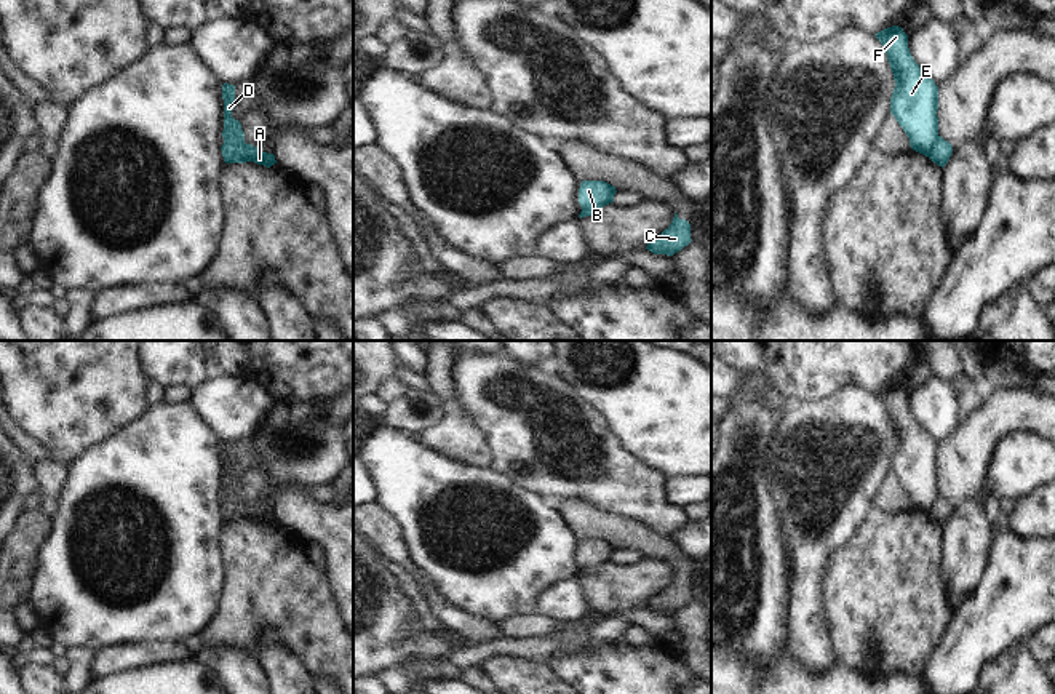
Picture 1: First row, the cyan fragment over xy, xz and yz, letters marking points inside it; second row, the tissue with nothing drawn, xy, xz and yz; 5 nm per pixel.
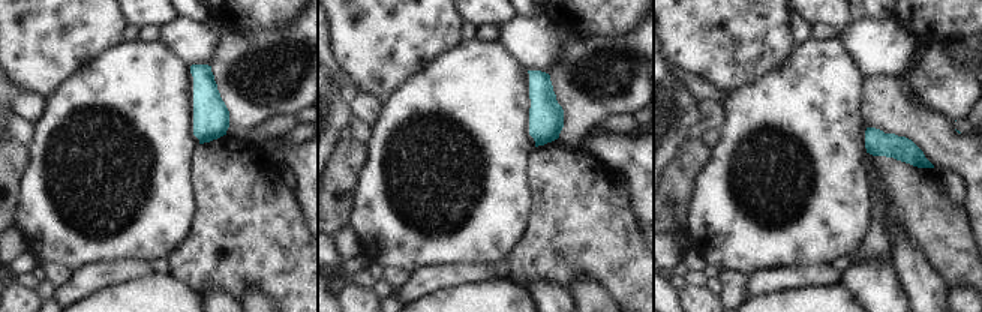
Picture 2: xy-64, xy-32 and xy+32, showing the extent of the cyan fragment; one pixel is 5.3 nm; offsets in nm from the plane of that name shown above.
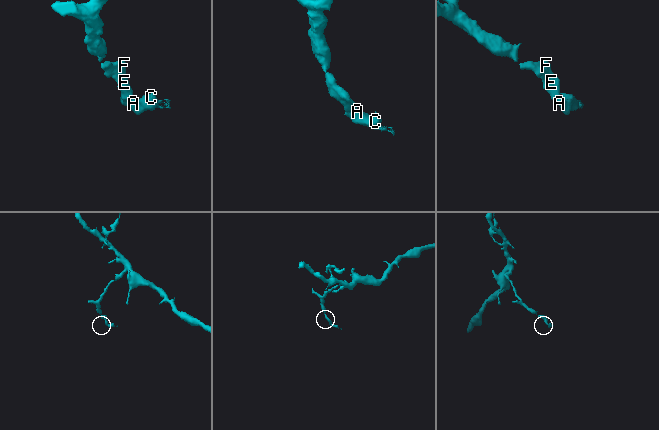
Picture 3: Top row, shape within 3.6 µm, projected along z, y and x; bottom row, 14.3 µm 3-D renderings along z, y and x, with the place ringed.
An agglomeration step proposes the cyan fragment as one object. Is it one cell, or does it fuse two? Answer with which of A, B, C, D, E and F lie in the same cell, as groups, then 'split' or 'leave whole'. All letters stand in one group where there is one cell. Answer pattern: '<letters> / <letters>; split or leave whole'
A C / B D E F; split

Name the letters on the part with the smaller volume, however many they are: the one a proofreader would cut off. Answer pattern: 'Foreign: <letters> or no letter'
Foreign: A, C

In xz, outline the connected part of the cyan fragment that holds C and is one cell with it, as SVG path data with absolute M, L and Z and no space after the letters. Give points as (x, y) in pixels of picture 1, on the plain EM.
M675 571L675 576L668 587L665 587L660 593L654 595L646 608L654 612L667 612L673 614L681 609L692 600L691 596L691 582L684 577L679 577Z

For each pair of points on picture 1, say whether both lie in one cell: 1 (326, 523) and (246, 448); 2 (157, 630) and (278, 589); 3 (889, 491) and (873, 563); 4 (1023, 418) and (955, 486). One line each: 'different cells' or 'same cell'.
1: same cell
2: different cells
3: different cells
4: same cell

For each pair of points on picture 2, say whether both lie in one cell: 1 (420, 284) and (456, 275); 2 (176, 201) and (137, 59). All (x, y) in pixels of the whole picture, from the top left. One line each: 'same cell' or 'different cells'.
1: same cell
2: same cell

